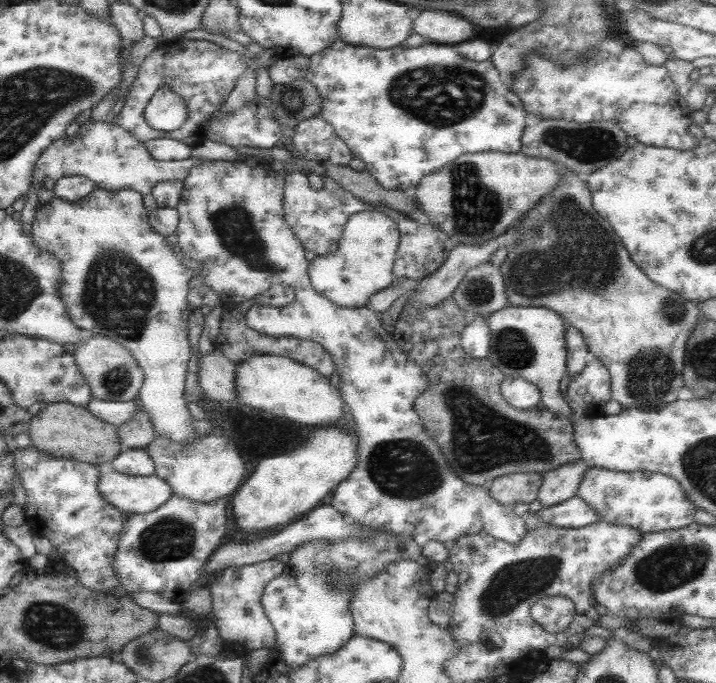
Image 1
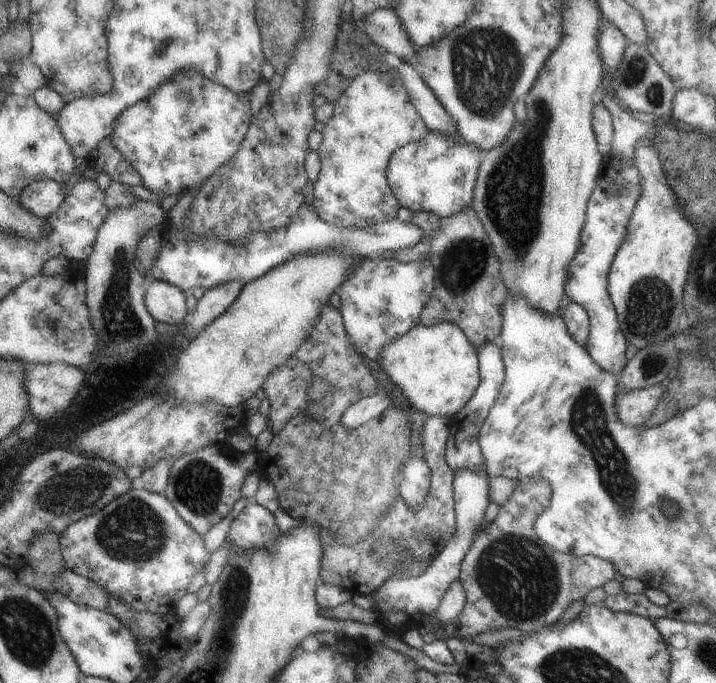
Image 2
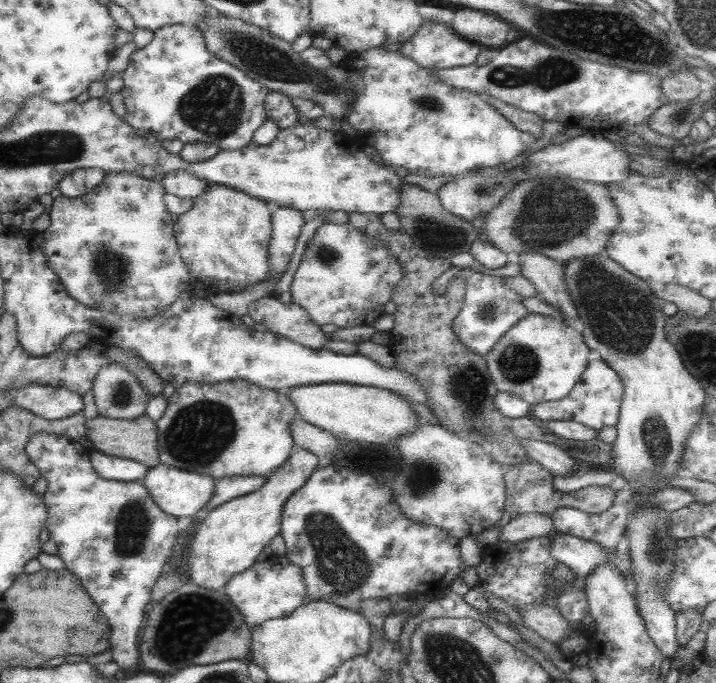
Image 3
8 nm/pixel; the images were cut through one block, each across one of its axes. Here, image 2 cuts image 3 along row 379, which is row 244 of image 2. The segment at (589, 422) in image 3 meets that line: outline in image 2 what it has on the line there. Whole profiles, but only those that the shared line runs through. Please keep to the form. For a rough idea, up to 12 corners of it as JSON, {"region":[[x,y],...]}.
{"region":[[605,148],[564,295],[588,317],[582,348],[613,376],[627,342],[606,292],[640,196]]}

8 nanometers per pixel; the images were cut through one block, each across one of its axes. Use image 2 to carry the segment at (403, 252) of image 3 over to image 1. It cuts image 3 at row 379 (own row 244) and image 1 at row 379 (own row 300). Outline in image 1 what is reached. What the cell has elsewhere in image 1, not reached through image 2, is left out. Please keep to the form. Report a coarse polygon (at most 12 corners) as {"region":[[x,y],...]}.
{"region":[[449,296],[407,302],[393,340],[424,372],[413,403],[465,484],[579,459],[572,421],[522,411],[460,347]]}

